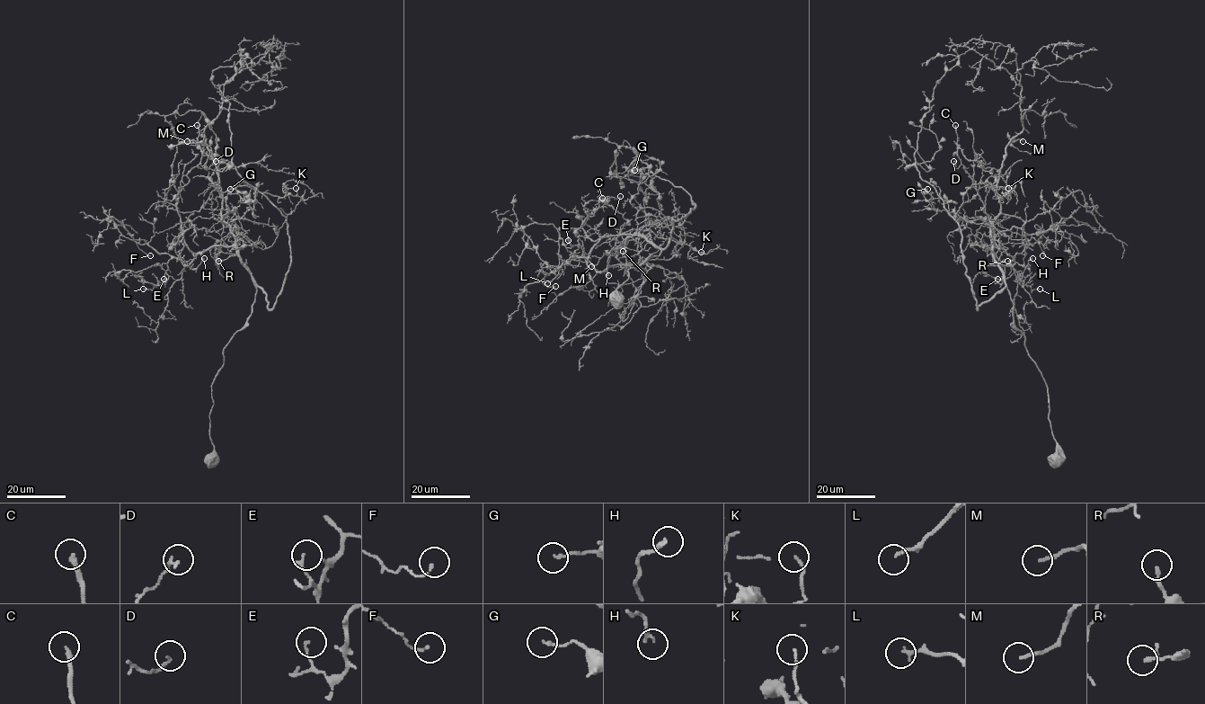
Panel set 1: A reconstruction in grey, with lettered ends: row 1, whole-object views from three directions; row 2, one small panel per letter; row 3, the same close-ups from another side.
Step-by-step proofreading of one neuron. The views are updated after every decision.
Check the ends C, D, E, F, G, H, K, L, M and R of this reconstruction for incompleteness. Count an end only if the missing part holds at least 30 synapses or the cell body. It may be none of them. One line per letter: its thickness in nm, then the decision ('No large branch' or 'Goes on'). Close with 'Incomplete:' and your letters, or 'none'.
C: Thickness 240 nm. Goes on
D: Thickness 140 nm. No large branch
E: Thickness 140 nm. No large branch
F: Thickness 120 nm. No large branch
G: Thickness 140 nm. No large branch
H: Thickness 180 nm. No large branch
K: Thickness 130 nm. No large branch
L: Thickness 160 nm. No large branch
M: Thickness 160 nm. No large branch
R: Thickness 200 nm. No large branch
Incomplete: C

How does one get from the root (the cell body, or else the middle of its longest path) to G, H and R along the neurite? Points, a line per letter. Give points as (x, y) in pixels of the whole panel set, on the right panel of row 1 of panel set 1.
G: (1053, 458), (1047, 385), (1009, 289), (977, 308), (959, 225), (930, 182), (939, 187), (937, 198), (927, 189)
H: (1053, 458), (1057, 442), (1047, 385), (1014, 325), (991, 245), (1004, 265), (1028, 269), (1032, 258)
R: (1053, 458), (1057, 442), (1047, 385), (1014, 325), (994, 240), (1013, 257), (1007, 261)

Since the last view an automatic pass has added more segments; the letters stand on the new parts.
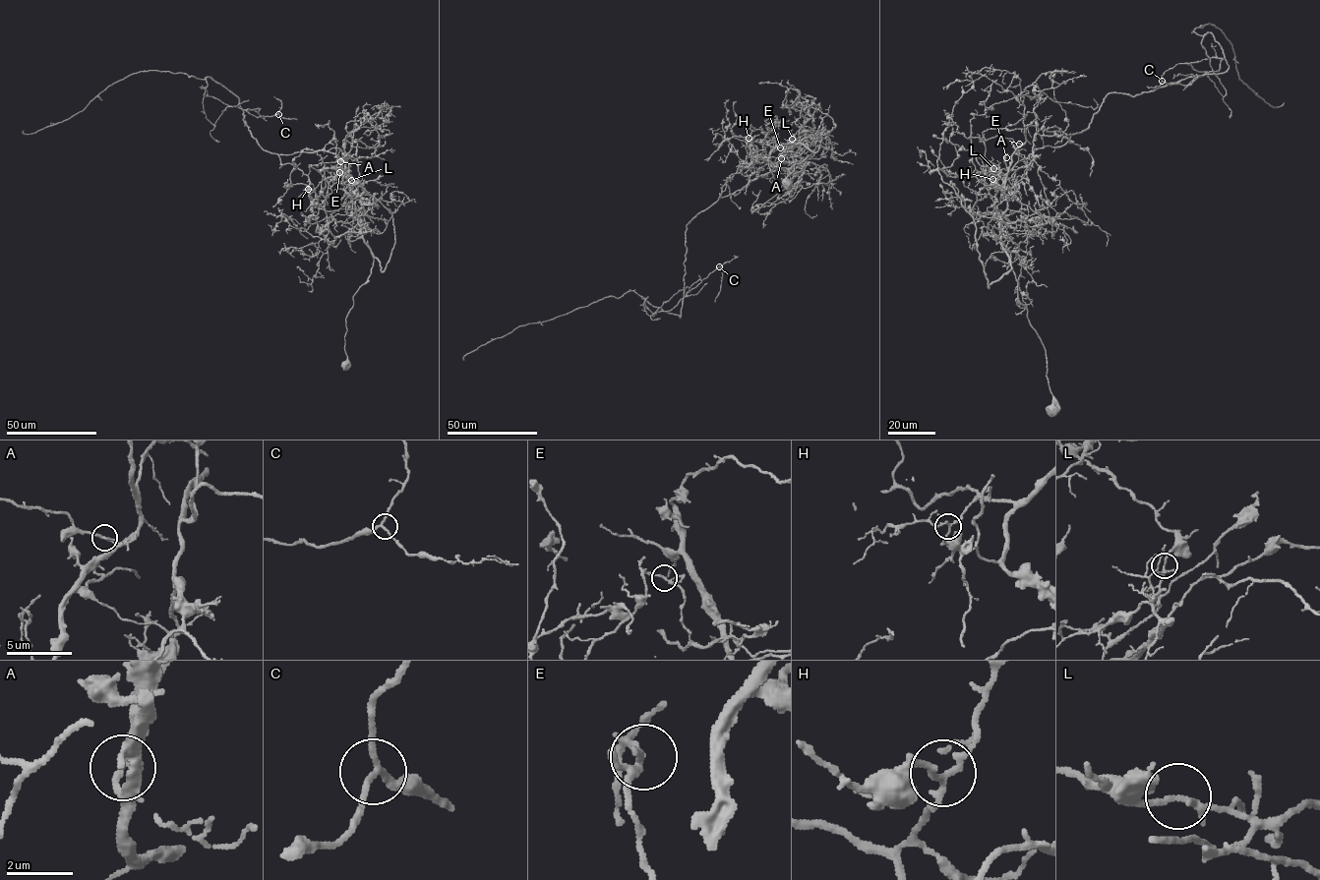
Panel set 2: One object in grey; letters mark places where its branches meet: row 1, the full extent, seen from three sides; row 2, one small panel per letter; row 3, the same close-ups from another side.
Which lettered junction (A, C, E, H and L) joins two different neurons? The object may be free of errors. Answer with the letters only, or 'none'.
L

